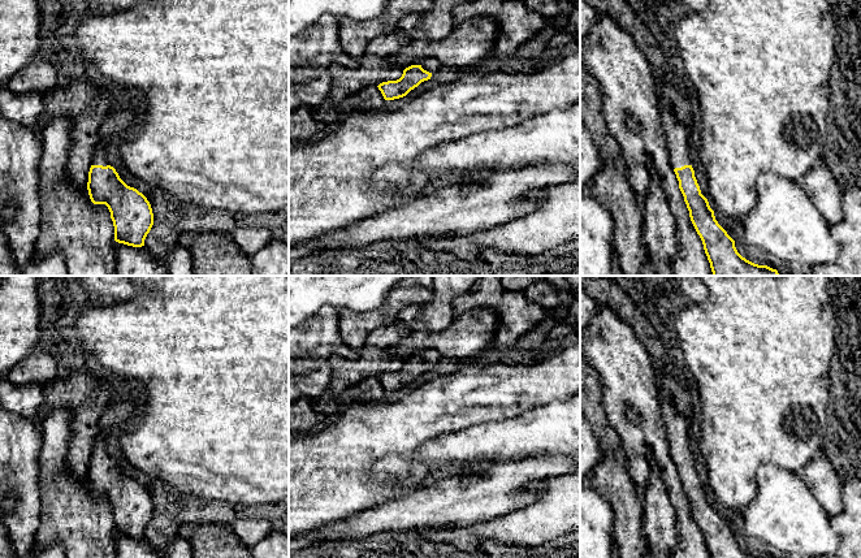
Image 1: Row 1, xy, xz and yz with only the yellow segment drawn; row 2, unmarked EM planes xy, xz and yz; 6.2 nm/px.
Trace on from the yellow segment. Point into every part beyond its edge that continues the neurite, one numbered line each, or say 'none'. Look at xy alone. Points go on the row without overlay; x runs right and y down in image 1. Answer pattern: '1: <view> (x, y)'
1: xy (70, 515)

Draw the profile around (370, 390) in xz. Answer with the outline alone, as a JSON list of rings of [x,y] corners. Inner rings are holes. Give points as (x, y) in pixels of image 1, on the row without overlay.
[[[369,377],[363,380],[339,395],[334,395],[330,392],[312,399],[312,407],[320,415],[338,414],[355,403],[375,403],[381,402],[385,395],[385,390],[377,377]]]

